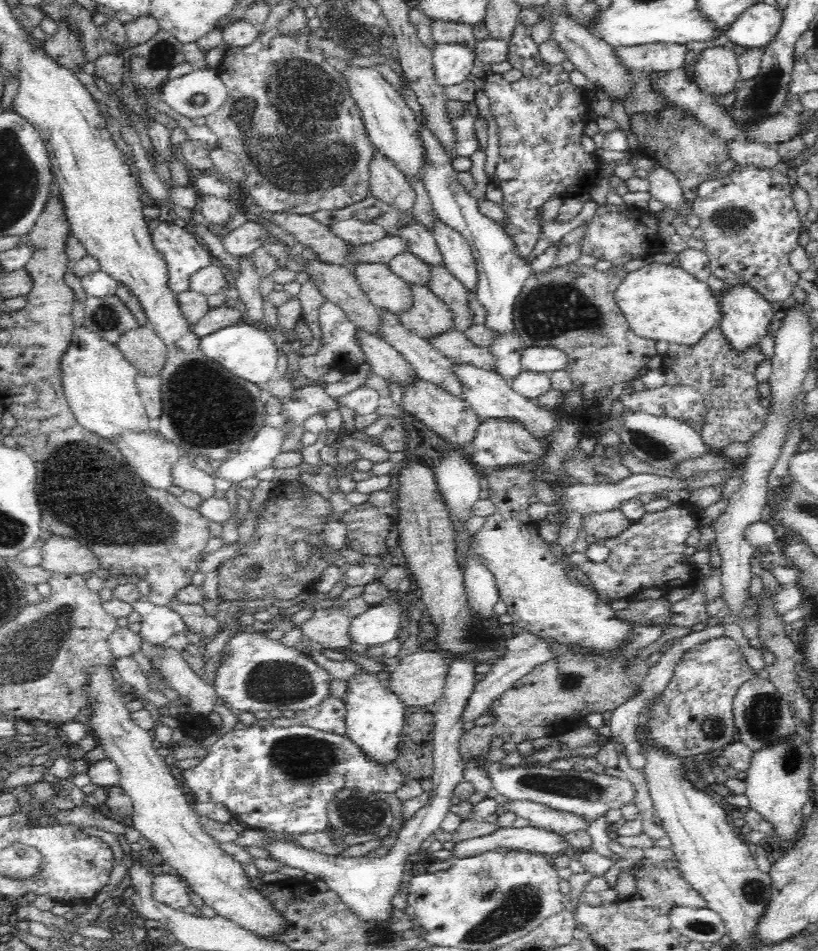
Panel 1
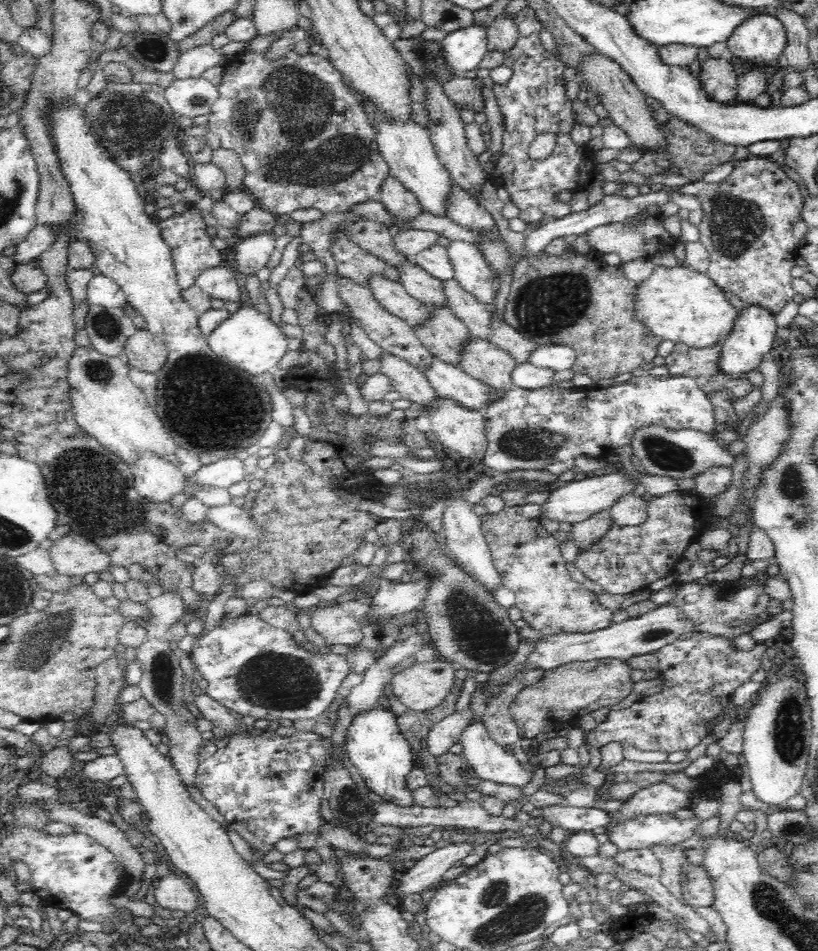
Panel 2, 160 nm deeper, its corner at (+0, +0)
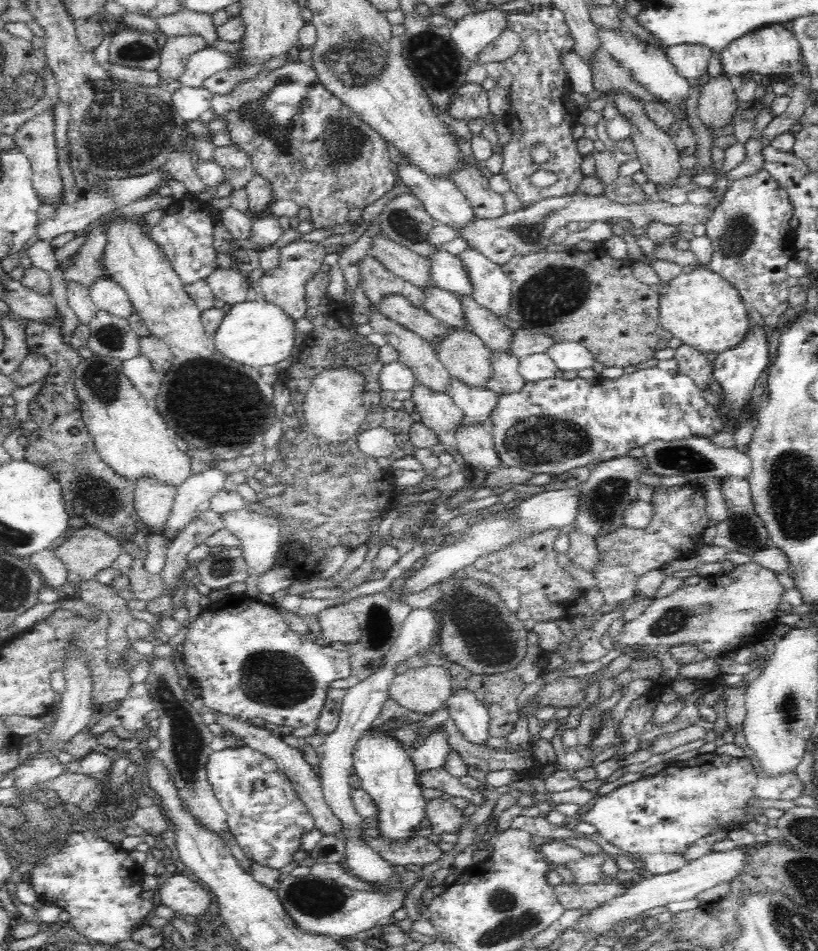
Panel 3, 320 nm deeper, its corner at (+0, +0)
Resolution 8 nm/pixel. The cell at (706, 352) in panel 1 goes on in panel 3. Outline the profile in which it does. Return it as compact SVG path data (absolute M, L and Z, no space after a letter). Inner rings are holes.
M687 344L675 348L673 359L677 364L677 372L692 377L700 390L708 390L712 382L716 382L713 375L713 362L717 357L715 352L700 352Z

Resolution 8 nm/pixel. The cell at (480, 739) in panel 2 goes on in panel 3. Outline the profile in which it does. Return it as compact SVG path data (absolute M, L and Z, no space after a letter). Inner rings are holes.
M464 687L458 693L454 692L448 702L450 718L455 721L460 735L476 747L488 747L491 717L475 693Z

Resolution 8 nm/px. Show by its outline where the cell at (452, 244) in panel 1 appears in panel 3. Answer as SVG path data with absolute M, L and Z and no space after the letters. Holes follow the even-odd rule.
M470 247L462 250L458 259L471 284L473 299L497 317L507 316L510 310L511 282L504 270Z

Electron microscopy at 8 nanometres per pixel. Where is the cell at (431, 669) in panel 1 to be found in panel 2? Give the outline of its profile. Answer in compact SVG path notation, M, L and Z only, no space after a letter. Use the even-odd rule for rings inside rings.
M442 658L414 662L389 682L392 692L409 710L422 712L442 704L451 692L457 667Z

